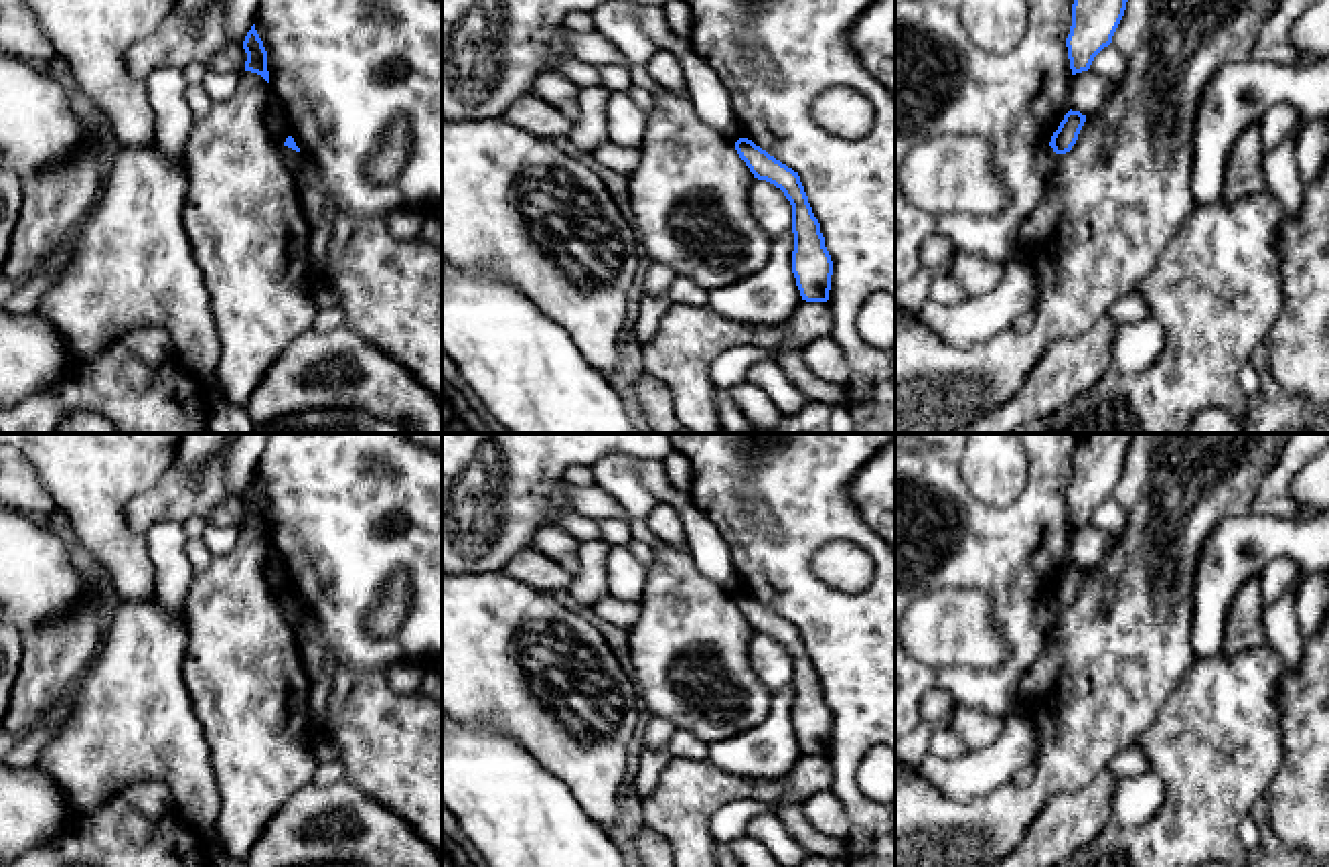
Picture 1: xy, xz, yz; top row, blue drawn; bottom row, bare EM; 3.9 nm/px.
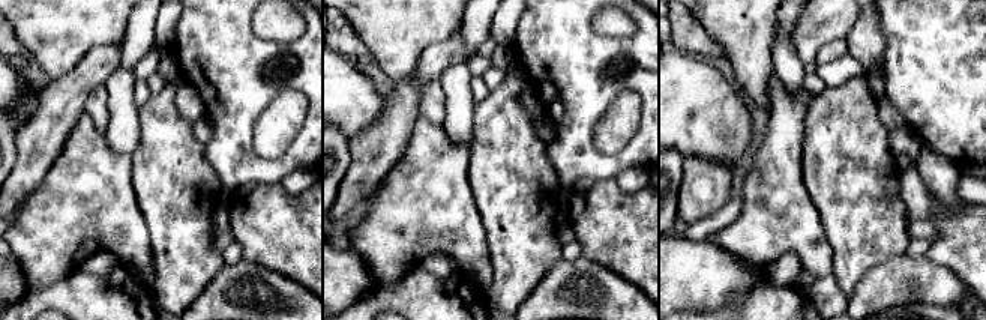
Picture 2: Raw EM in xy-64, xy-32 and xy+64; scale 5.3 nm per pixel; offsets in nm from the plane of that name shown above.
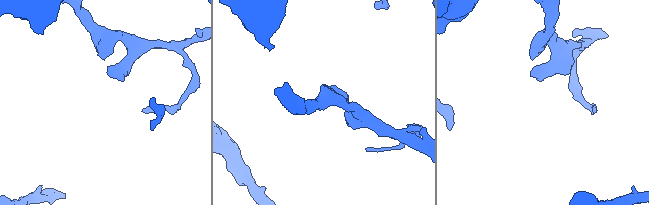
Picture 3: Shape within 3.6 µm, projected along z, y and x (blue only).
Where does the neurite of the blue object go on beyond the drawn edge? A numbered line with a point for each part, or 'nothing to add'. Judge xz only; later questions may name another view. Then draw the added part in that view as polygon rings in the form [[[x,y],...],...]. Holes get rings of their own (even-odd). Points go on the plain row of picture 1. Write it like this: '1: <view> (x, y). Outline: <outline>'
nothing to add

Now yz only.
nothing to add

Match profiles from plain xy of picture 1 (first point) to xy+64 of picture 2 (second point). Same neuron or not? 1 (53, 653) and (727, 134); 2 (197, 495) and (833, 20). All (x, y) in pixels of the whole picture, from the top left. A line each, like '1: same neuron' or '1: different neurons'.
1: different neurons
2: same neuron

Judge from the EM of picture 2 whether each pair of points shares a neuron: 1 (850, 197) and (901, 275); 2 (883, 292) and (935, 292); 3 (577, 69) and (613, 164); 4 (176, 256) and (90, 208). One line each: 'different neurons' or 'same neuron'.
1: different neurons
2: same neuron
3: same neuron
4: different neurons

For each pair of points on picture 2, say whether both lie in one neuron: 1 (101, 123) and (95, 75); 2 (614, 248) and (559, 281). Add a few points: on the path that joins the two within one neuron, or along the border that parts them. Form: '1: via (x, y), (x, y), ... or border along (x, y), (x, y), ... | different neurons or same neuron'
1: border along (102, 83), (92, 90), (83, 110) | different neurons
2: border along (581, 256), (623, 278) | different neurons

